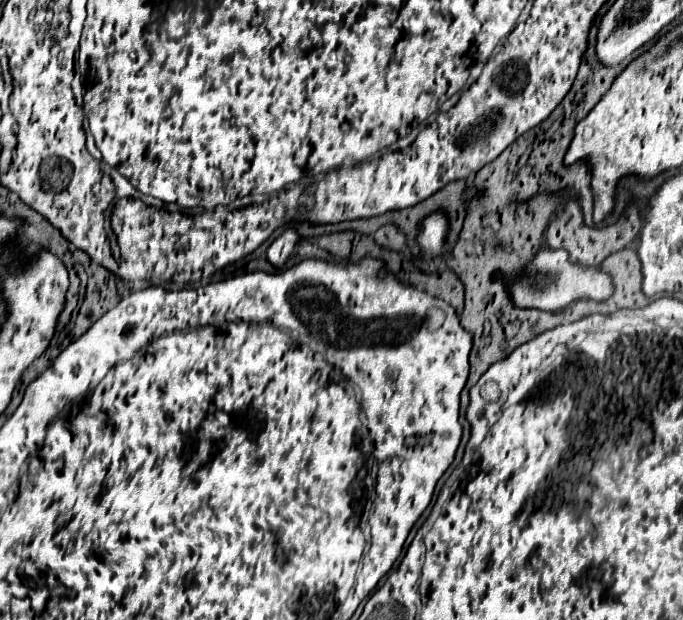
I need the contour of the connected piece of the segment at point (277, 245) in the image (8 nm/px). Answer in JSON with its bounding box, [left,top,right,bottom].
[266,229,300,267]

